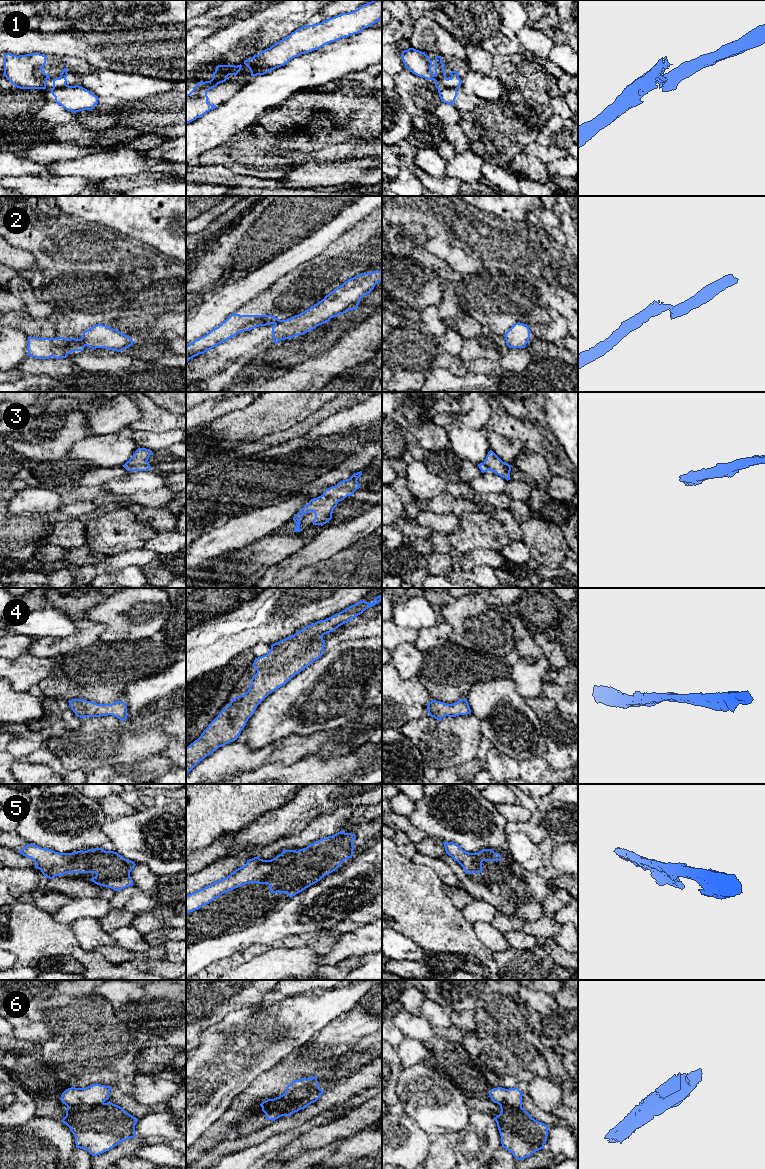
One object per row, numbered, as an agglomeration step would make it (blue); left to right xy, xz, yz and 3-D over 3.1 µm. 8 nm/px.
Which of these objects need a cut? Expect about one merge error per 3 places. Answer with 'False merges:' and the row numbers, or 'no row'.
False merges: 1, 2, 6

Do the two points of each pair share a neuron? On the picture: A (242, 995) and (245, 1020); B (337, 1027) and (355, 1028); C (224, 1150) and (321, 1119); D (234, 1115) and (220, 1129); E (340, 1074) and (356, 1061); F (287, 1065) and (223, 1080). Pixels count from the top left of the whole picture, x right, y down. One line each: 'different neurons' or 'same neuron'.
A: different neurons
B: same neuron
C: different neurons
D: same neuron
E: same neuron
F: different neurons

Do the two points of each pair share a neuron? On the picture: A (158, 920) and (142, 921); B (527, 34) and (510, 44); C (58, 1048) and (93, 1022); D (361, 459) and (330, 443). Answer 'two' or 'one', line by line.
A: one
B: two
C: one
D: one

